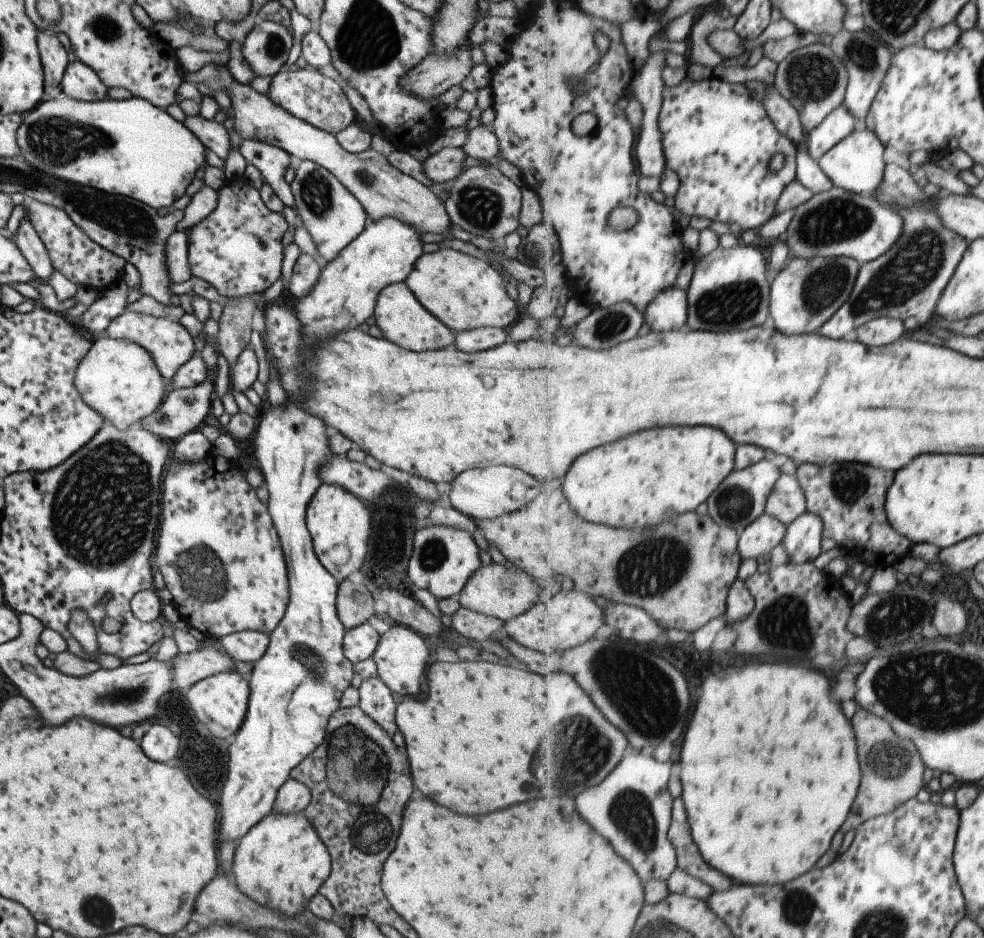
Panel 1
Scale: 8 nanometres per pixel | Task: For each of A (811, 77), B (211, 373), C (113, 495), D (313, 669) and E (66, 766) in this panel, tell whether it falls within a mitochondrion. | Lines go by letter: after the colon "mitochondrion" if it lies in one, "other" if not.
A: mitochondrion
B: other
C: mitochondrion
D: mitochondrion
E: other

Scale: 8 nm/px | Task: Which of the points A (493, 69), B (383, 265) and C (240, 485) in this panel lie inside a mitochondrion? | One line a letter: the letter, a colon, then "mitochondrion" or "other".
A: other
B: other
C: other

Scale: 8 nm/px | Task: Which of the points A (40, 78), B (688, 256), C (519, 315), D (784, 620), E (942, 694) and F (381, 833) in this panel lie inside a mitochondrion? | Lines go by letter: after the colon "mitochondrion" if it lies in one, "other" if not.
A: other
B: other
C: other
D: mitochondrion
E: mitochondrion
F: mitochondrion

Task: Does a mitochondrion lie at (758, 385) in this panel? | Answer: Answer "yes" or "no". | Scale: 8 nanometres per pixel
no

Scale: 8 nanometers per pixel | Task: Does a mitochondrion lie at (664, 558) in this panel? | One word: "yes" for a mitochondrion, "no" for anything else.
yes

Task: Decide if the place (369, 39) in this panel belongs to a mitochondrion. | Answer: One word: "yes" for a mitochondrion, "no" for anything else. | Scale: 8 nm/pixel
yes

